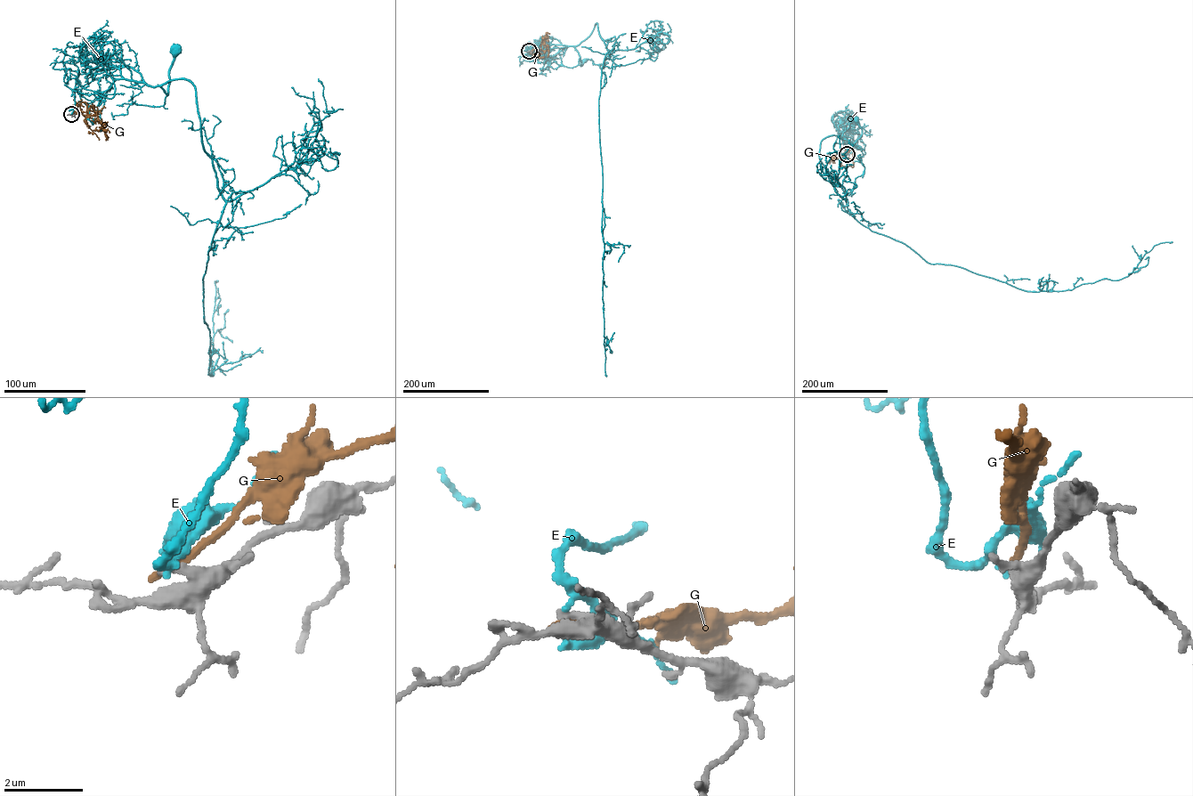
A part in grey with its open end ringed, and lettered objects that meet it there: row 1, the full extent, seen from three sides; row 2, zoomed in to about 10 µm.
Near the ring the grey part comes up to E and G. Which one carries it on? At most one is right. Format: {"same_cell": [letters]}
{"same_cell": []}

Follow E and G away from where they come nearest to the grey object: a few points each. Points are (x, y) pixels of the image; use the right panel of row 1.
E: (847, 154), (845, 140), (845, 142), (833, 144), (839, 134), (852, 143), (859, 138), (862, 128), (856, 120)
G: (847, 154), (837, 154), (833, 158), (841, 158), (841, 165), (852, 167)

